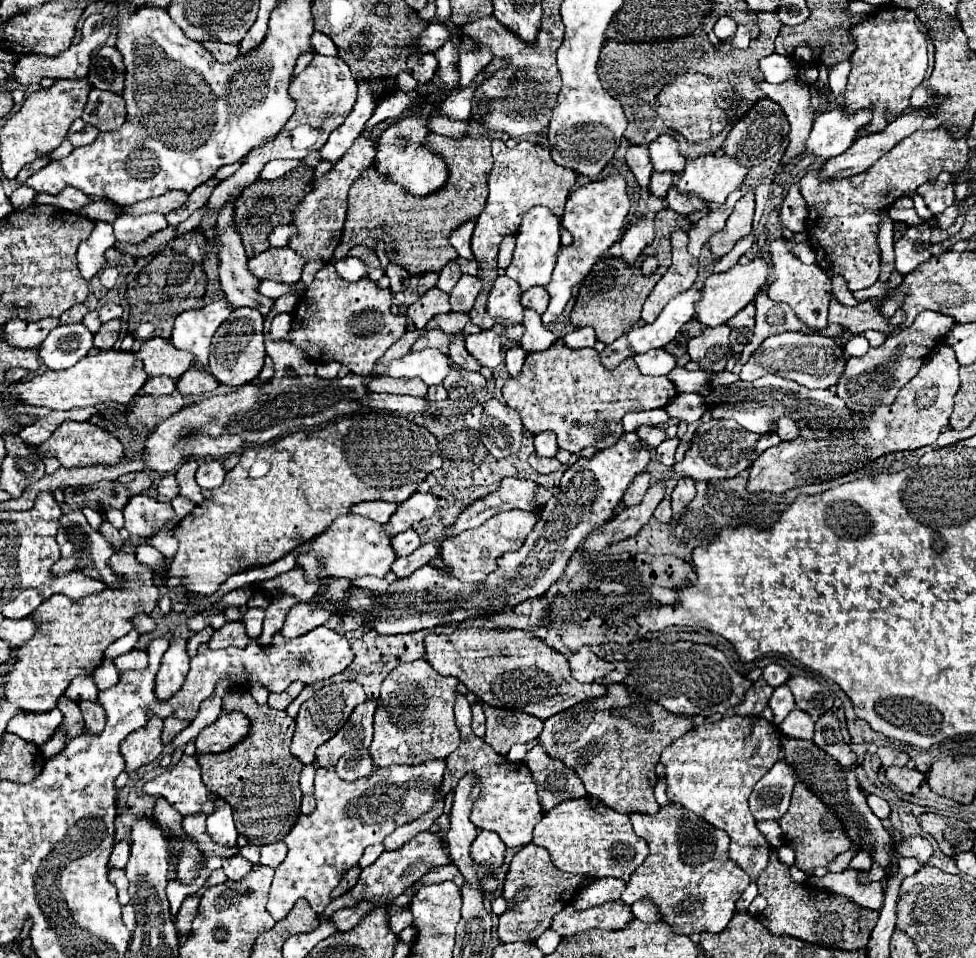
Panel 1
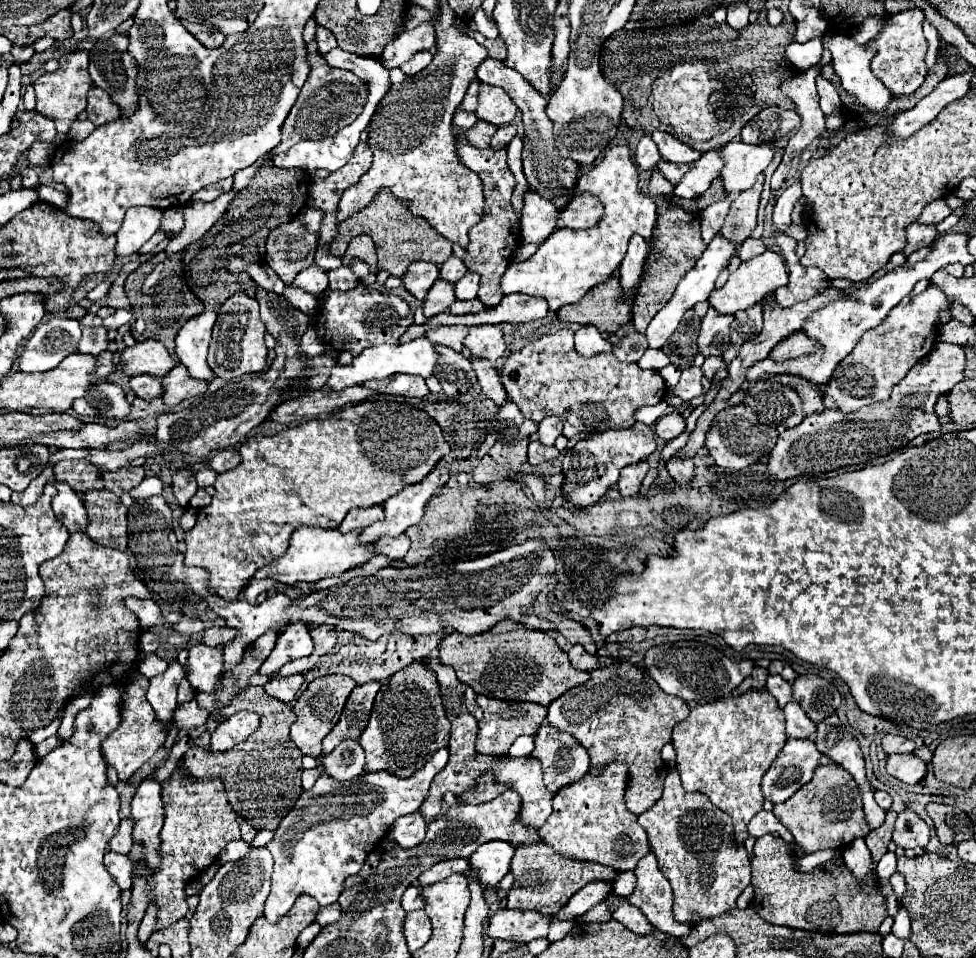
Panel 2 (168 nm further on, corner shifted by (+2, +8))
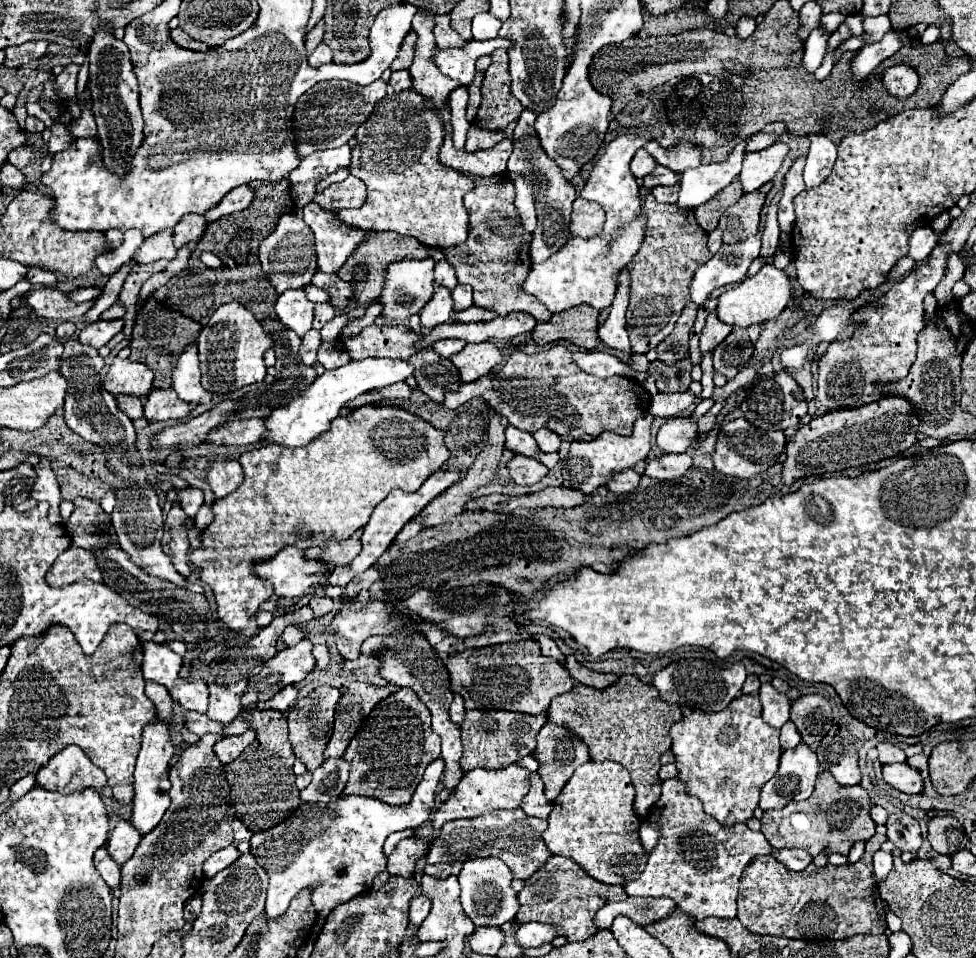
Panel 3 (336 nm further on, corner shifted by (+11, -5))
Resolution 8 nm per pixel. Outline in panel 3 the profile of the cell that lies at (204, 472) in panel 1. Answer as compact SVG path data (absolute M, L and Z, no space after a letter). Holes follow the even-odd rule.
M187 488L187 490L169 490L167 500L179 504L187 516L195 516L203 504L203 490Z

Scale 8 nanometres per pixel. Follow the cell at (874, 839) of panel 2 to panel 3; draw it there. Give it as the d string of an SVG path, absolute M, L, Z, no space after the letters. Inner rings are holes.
M875 834L855 864L825 868L809 864L803 872L787 870L773 856L759 856L741 876L737 918L755 934L785 938L841 940L855 934L883 934L887 930L885 906L873 878L873 854L885 840L887 836ZM809 908L817 908L817 916L807 916Z

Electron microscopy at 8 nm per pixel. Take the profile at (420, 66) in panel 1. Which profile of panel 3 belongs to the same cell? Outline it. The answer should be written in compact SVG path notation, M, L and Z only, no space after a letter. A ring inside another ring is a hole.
M407 70L393 72L393 74L391 74L391 80L389 80L389 86L391 86L395 92L409 90L409 88L411 88L411 74L409 74Z

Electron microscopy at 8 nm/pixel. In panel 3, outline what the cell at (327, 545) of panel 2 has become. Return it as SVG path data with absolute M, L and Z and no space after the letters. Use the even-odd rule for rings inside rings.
M287 546L271 556L269 560L255 564L259 578L271 580L275 596L279 598L301 598L307 588L323 584L327 580L327 566L317 560L303 560L303 550Z

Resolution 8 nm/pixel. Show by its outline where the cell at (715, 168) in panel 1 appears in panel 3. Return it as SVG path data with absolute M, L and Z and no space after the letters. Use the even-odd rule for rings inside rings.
M775 142L771 148L747 154L745 162L743 162L743 170L739 174L743 192L755 192L765 182L773 180L777 170L783 164L787 152L789 152L789 144Z

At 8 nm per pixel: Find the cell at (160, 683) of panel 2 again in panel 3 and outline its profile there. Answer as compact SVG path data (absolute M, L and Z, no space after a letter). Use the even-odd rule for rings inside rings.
M157 718L155 724L151 724L143 730L143 744L141 744L141 752L137 756L137 768L135 768L135 800L133 800L131 824L141 834L151 832L151 828L155 828L155 824L159 824L161 816L165 814L165 810L171 804L171 798L169 798L169 790L171 790L169 760L171 760L171 756L173 756L173 744L169 740L169 726Z

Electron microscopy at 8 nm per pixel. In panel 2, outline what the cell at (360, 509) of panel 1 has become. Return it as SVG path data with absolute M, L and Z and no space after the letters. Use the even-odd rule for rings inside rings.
M372 505L372 507L356 507L352 509L346 519L340 525L340 531L352 531L354 527L366 529L368 525L376 523L376 521L384 521L384 509L382 505Z

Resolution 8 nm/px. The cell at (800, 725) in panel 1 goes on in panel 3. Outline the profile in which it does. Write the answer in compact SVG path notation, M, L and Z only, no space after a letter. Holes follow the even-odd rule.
M789 720L789 722L781 728L781 746L783 746L783 750L787 750L787 748L795 748L795 746L799 746L799 744L801 744L801 736L799 736L795 724Z

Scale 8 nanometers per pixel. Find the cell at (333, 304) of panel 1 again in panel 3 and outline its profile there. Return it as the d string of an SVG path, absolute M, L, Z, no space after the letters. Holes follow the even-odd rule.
M371 324L359 336L341 340L341 344L353 360L363 360L369 356L407 360L417 352L413 342L413 330L407 326Z

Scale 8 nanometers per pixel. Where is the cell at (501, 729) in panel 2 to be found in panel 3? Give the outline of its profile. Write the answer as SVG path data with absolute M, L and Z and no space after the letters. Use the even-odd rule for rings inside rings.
M469 710L461 724L461 742L463 742L463 756L461 756L461 770L469 772L473 768L487 768L499 770L519 762L523 756L535 752L537 734L547 722L547 712L543 714L519 714L507 710Z

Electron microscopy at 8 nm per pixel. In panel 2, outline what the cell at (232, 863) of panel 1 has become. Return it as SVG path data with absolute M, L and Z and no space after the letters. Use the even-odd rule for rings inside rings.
M242 839L232 841L232 843L228 843L228 845L226 845L226 847L220 851L220 855L218 855L216 863L224 865L224 863L230 863L230 861L242 859L242 857L244 857L248 851L250 851L250 845L248 845L248 843L244 843Z

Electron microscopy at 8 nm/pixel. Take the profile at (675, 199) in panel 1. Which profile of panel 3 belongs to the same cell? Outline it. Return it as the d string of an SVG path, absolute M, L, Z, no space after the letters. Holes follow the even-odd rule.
M655 166L655 170L643 178L643 186L647 190L655 188L655 186L673 186L677 182L677 174L665 166Z

